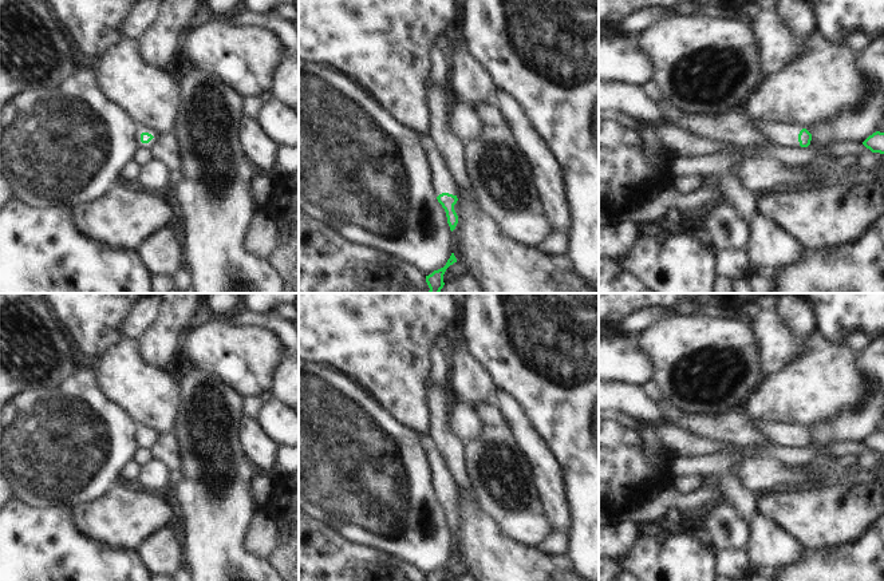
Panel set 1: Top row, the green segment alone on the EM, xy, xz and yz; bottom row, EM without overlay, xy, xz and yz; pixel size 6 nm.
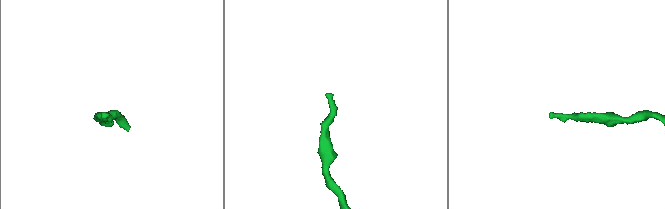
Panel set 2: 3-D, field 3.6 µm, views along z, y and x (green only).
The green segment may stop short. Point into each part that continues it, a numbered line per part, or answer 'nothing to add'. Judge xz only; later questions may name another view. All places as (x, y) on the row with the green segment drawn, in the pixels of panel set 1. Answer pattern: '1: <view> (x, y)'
1: xz (441, 180)

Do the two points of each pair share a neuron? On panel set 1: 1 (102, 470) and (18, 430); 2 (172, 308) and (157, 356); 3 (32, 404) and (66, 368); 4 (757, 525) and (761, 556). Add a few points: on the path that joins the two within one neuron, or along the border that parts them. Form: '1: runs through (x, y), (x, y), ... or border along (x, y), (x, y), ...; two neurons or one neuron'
1: runs through (81, 455), (72, 447), (56, 447), (39, 441); one neuron
2: runs through (172, 320), (160, 344); one neuron
3: border along (72, 374), (56, 388), (23, 390), (15, 396); two neurons
4: runs through (761, 533), (761, 548); one neuron

